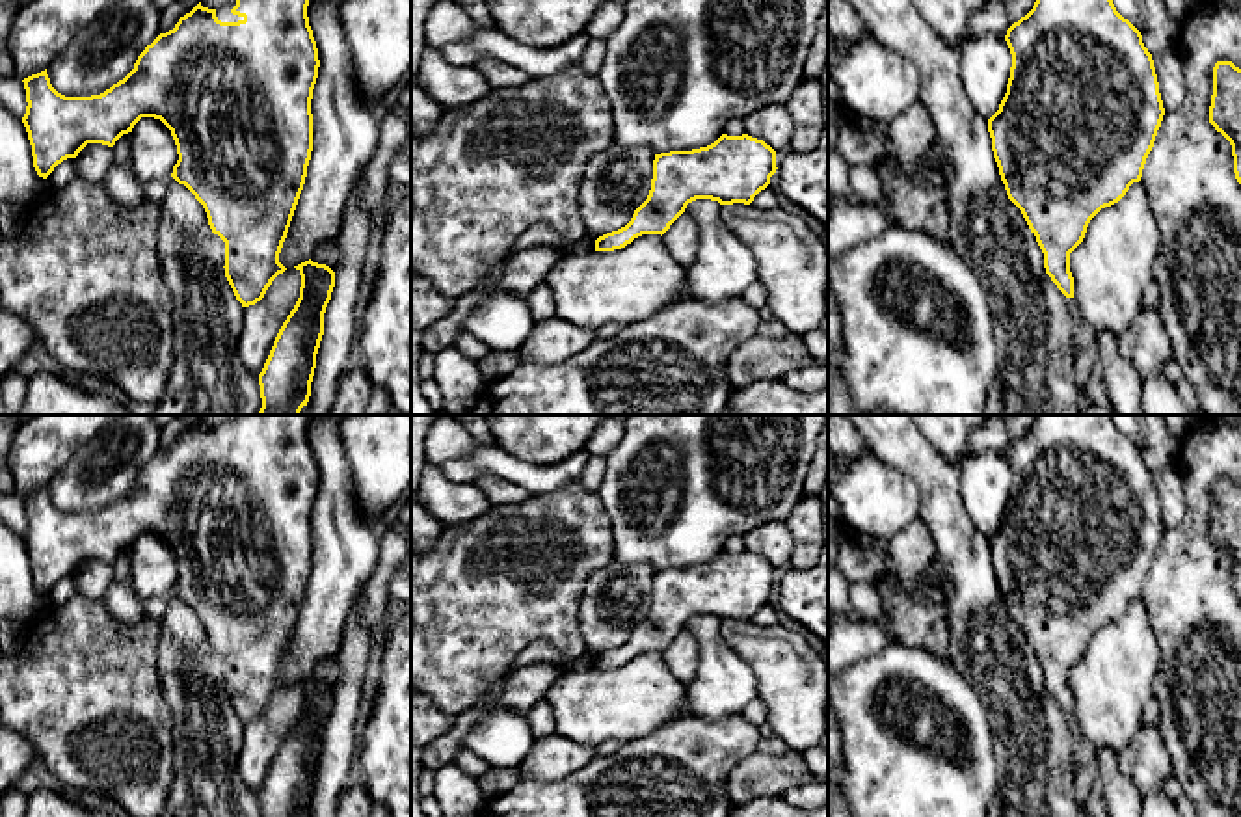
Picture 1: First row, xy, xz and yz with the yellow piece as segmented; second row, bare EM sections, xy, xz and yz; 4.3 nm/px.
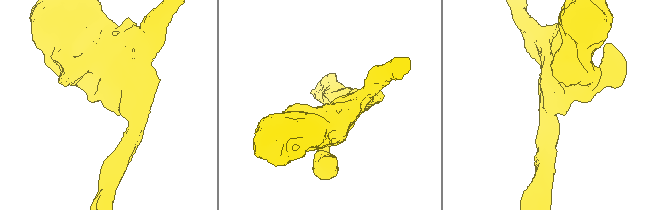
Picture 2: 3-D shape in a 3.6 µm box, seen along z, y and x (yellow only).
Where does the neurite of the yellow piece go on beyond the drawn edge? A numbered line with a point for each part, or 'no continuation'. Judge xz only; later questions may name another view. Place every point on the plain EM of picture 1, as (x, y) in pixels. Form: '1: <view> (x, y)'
no continuation

